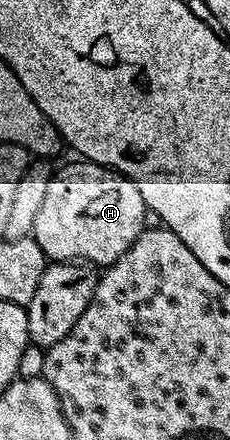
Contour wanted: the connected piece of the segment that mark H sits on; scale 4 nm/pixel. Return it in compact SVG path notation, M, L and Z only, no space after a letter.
M78 162L63 168L52 175L49 190L45 190L45 202L37 214L33 238L37 246L51 262L86 262L91 266L109 266L133 246L135 239L148 223L147 203L141 198L141 190L127 176L103 167L101 164Z

